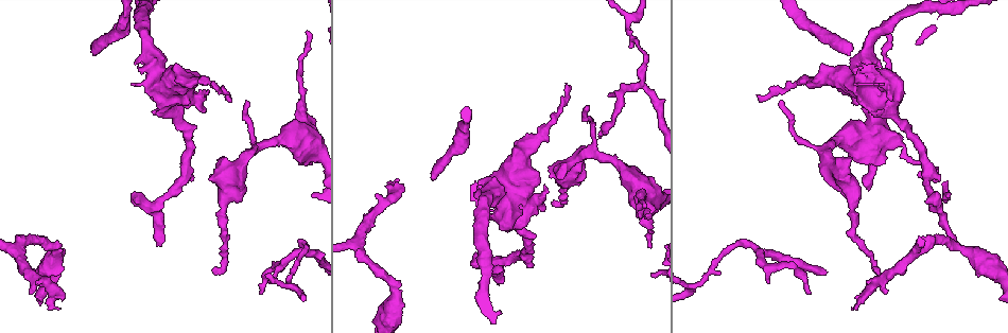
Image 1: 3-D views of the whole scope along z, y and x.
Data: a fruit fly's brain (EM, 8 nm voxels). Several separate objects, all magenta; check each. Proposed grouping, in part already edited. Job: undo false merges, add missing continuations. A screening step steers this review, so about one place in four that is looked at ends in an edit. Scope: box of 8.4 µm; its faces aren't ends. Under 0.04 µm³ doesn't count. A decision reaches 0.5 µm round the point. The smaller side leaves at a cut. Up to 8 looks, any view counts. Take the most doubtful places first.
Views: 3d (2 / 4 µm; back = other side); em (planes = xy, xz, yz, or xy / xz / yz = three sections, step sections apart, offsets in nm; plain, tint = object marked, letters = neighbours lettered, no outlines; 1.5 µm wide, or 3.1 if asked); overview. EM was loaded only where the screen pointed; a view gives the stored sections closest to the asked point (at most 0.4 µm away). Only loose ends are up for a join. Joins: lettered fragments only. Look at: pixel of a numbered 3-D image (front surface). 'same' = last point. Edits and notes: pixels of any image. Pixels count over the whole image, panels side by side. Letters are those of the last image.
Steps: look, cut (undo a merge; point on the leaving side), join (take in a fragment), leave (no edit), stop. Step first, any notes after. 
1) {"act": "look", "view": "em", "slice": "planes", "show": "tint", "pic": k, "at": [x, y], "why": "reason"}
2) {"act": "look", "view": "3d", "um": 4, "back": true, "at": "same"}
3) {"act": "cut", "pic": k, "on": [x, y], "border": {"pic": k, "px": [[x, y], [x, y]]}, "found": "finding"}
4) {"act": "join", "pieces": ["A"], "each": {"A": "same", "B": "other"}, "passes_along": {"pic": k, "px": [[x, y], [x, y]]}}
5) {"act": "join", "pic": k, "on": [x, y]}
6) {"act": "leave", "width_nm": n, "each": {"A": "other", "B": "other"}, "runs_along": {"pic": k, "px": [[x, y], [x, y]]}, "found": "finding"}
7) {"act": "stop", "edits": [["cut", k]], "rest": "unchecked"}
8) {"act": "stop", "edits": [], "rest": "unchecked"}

{"act": "look", "view": "3d", "um": 2, "pic": 1, "at": [156, 246], "why": "free end"}

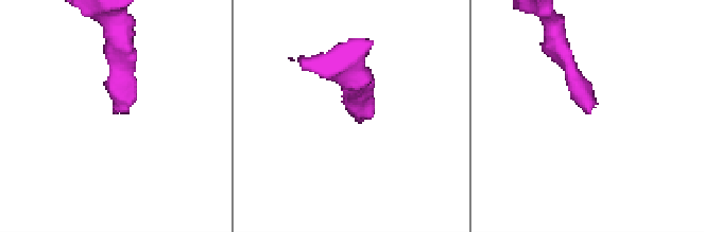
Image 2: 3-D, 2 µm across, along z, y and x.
{"act": "look", "view": "em", "slice": "planes", "show": "tint", "pic": 2, "at": [589, 111], "why": "need the tissue"}

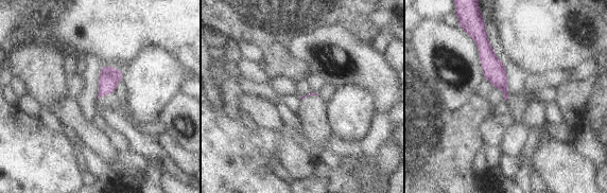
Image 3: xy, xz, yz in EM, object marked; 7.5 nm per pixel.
{"act": "look", "view": "em", "slice": "planes", "show": "letters", "at": "same"}

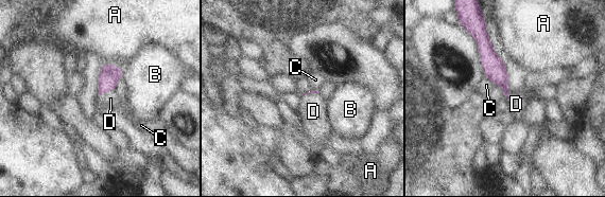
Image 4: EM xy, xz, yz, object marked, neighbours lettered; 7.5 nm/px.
{"act": "join", "pieces": ["D"], "each": {"A": "other", "B": "other", "C": "other", "D": "same"}, "passes_along": {"pic": 4, "px": [[109, 74], [105, 92], [110, 99]]}, "found": "the neuron continues"}

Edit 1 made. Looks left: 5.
{"act": "look", "view": "overview"}

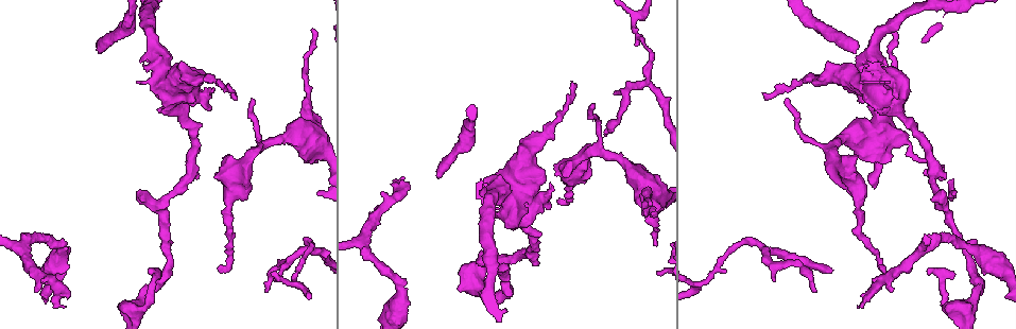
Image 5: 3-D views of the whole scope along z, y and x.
{"act": "look", "view": "3d", "um": 2, "pic": 5, "at": [312, 252], "why": "branch point"}

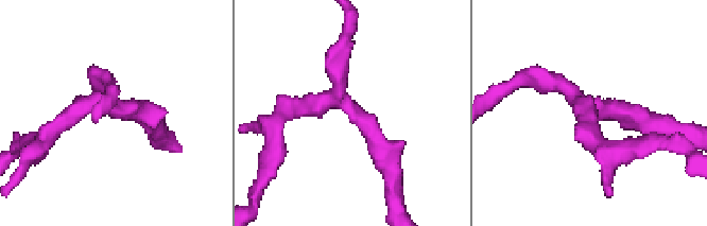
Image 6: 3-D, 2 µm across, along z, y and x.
{"act": "look", "view": "em", "slice": "xy", "step": 8, "show": "tint", "pic": 6, "at": [353, 110]}

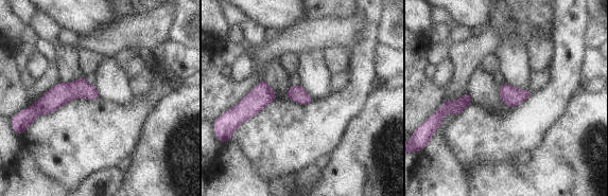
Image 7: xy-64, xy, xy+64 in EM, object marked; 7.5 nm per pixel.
{"act": "look", "view": "em", "slice": "planes", "show": "letters", "at": "same", "why": "cut it another way"}

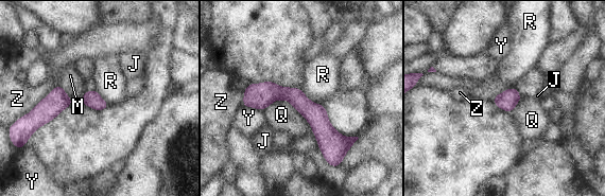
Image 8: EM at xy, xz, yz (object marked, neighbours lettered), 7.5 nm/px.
{"act": "leave", "width_nm": 130, "each": {"J": "other", "M": "other", "Q": "other", "R": "other", "Y": "other", "Z": "other"}, "border": {"pic": 8, "px": [[300, 90], [312, 102], [322, 105]]}, "found": "continuous, no second neuron"}

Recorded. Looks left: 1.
{"act": "stop", "edits": [["join", 4]], "rest": "unchecked"}

